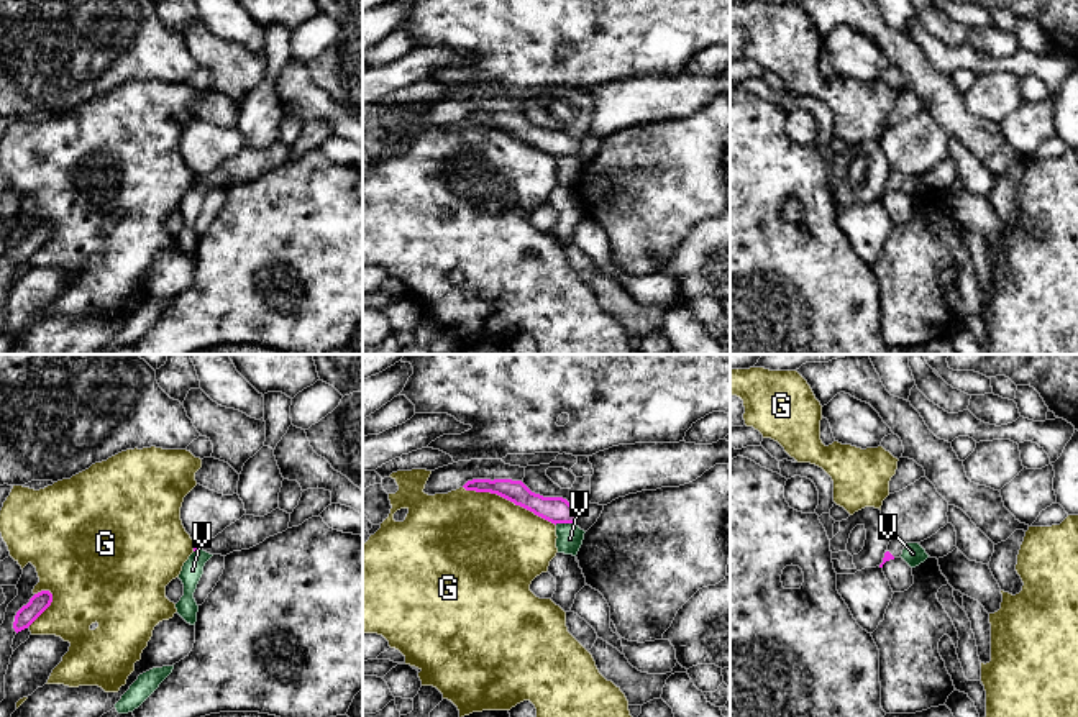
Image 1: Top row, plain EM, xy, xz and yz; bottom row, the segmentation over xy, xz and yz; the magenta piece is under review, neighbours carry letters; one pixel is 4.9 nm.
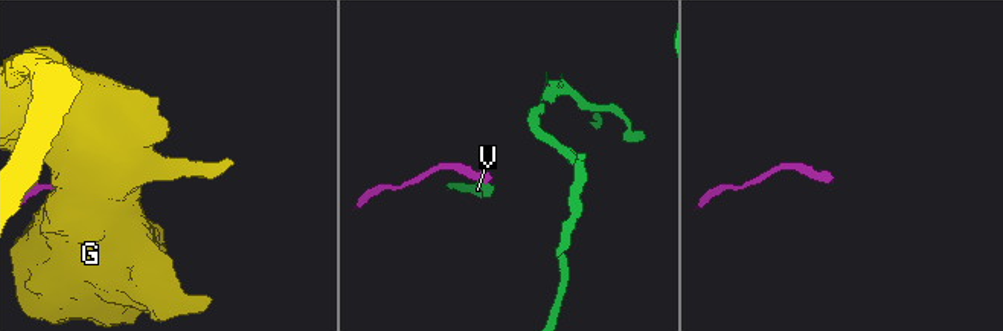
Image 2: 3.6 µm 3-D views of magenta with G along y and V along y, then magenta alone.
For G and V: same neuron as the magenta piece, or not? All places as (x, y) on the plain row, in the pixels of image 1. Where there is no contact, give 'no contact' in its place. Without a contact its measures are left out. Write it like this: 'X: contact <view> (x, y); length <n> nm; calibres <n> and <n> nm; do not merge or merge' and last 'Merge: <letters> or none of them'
G: contact xz (509, 132); length 500 nm; calibres 130 and 480 nm; do not merge
V: contact xz (565, 155); length 100 nm; calibres 130 and 130 nm; do not merge
Merge: none of them

